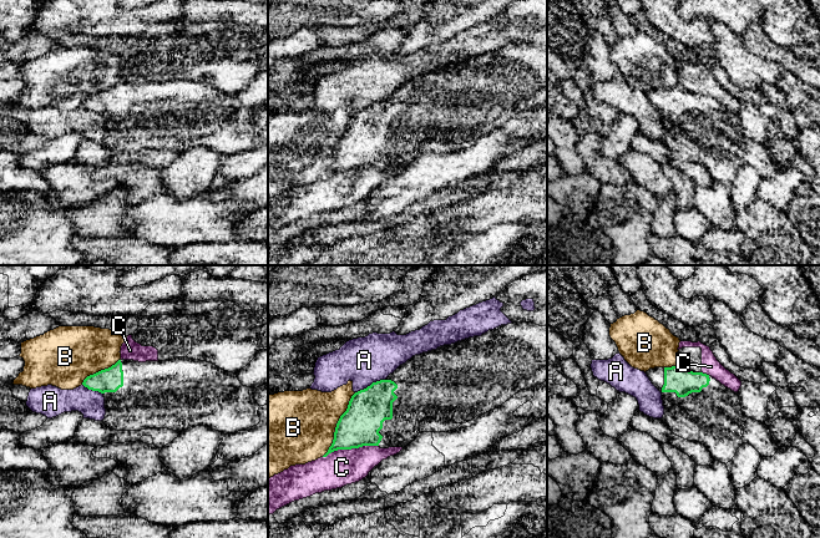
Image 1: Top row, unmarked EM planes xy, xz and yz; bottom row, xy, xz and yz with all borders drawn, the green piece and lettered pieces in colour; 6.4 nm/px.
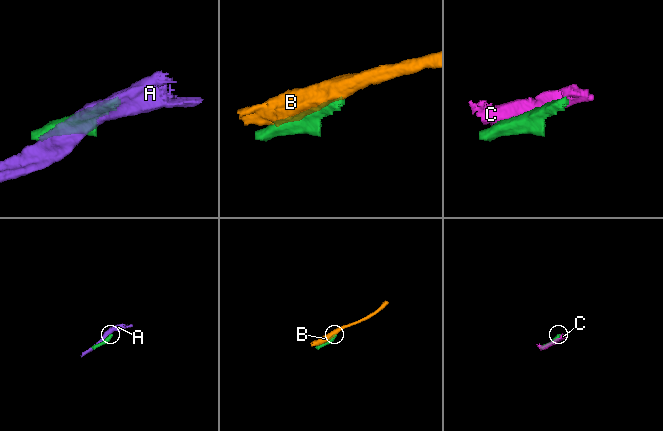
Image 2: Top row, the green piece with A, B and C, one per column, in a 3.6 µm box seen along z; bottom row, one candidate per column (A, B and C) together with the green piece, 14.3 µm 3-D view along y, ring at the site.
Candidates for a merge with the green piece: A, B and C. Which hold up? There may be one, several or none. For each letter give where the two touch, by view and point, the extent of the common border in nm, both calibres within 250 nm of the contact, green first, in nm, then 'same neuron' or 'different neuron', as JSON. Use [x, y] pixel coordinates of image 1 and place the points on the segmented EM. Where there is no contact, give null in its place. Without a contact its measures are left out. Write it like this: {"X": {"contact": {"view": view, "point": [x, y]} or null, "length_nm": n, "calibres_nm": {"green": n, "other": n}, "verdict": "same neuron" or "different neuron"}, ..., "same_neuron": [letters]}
{"A": {"contact": {"view": "xz", "point": [370, 385]}, "length_nm": 220, "calibres_nm": {"green": 260, "other": 300}, "verdict": "different neuron"}, "B": {"contact": {"view": "xz", "point": [337, 425]}, "length_nm": 460, "calibres_nm": {"green": 260, "other": 460}, "verdict": "different neuron"}, "C": {"contact": {"view": "xz", "point": [350, 448]}, "length_nm": 360, "calibres_nm": {"green": 260, "other": 240}, "verdict": "different neuron"}, "same_neuron": []}

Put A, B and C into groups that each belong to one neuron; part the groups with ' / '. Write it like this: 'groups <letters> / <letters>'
groups A / B / C

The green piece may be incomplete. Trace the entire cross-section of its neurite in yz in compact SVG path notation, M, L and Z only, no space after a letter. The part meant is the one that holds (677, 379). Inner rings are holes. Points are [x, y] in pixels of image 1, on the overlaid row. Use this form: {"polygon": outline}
{"polygon": "M680 365L654 367L646 371L652 384L662 392L664 415L660 418L669 430L688 441L704 445L715 461L728 463L743 445L741 428L748 417L741 411L738 392L703 372L685 370Z"}

